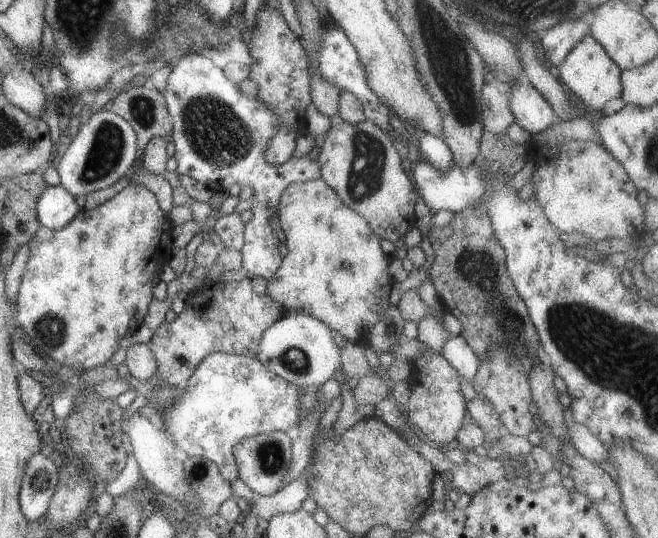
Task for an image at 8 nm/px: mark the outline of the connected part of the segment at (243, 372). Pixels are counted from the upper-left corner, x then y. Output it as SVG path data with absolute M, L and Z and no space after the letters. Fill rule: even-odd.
M209 353L199 361L181 390L182 392L172 401L172 404L155 417L156 421L182 457L205 457L217 465L217 470L226 483L238 476L231 450L238 440L265 431L280 430L291 434L295 432L295 426L299 421L298 396L302 390L271 374L270 370L256 358L251 359L233 353Z

